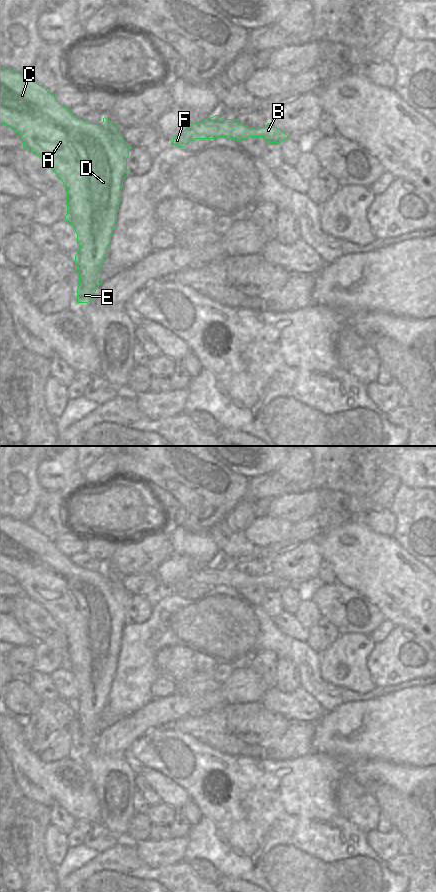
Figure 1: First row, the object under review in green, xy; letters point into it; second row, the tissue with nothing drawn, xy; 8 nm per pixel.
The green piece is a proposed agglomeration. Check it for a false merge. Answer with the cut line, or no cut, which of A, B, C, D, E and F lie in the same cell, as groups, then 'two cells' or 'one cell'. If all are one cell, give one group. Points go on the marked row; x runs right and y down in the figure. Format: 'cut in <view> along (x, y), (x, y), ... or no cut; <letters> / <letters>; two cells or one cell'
no cut; A B C D E F; one cell

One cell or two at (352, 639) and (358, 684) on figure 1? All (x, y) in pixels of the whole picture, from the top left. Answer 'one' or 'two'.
one

